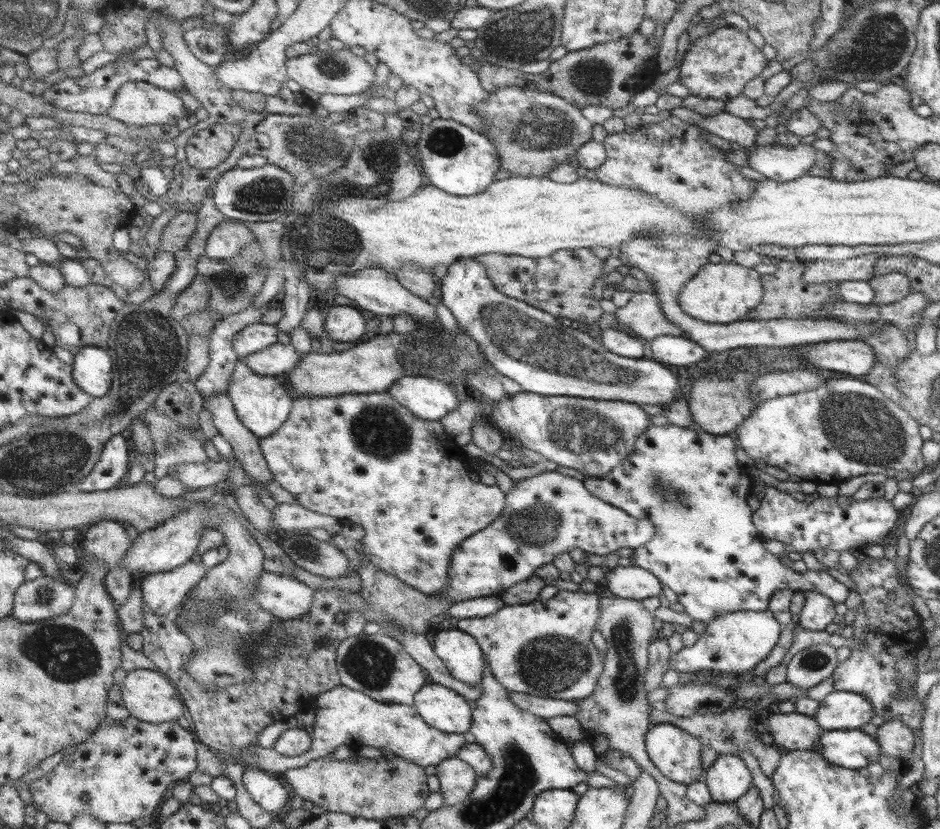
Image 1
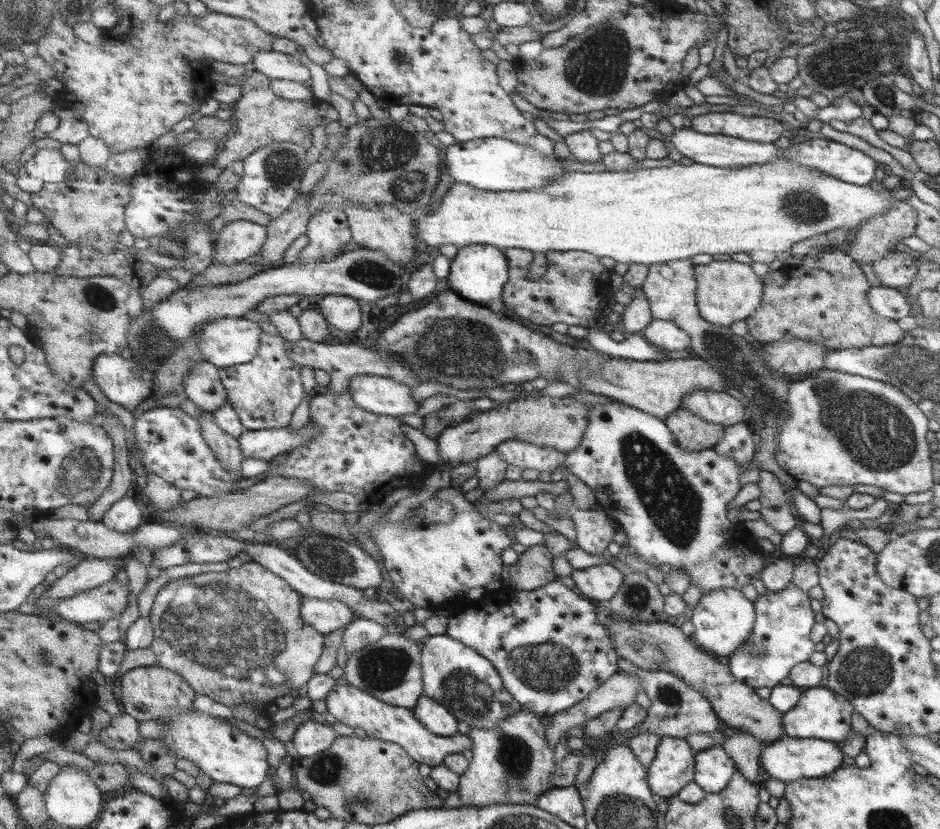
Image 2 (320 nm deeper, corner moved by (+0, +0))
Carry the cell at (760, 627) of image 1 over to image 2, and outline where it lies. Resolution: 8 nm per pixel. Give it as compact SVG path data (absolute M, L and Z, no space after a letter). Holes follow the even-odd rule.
M723 588L704 593L692 610L690 621L694 626L697 646L712 655L729 657L734 651L746 647L756 624L756 606L740 589Z

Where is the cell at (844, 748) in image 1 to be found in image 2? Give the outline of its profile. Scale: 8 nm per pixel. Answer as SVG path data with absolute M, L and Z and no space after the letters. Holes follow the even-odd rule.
M784 734L776 742L766 745L759 761L770 778L786 783L802 778L820 778L830 775L841 766L843 756L838 742L819 738L790 738Z

